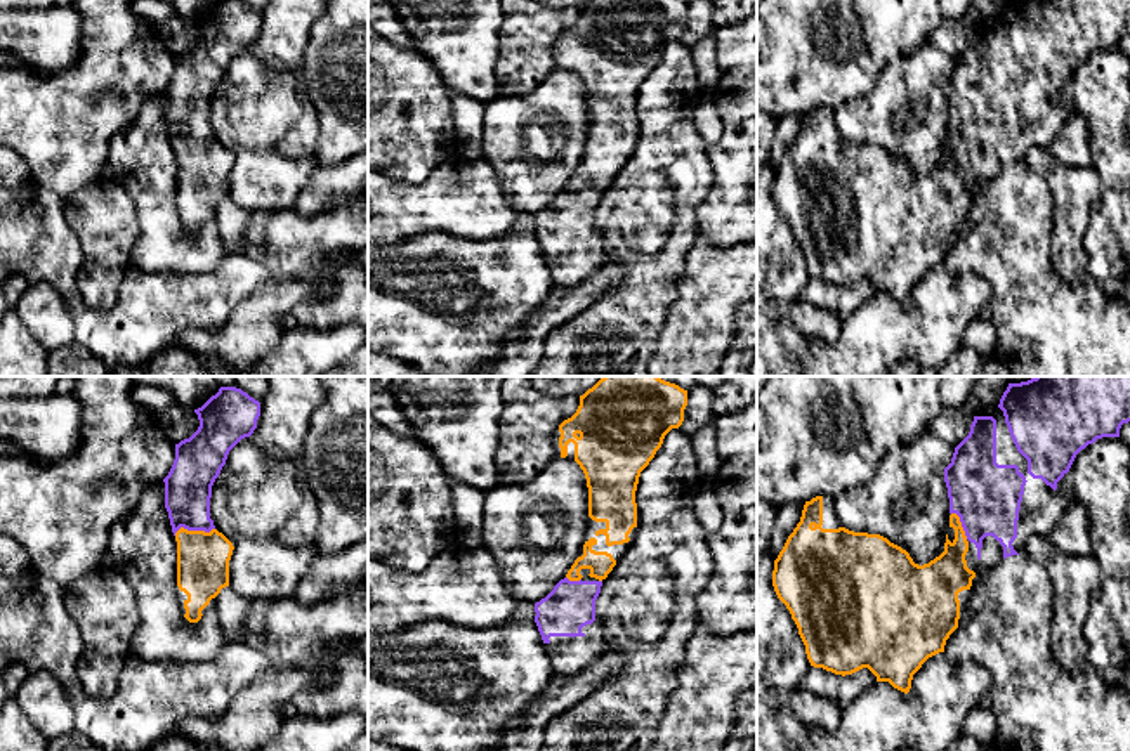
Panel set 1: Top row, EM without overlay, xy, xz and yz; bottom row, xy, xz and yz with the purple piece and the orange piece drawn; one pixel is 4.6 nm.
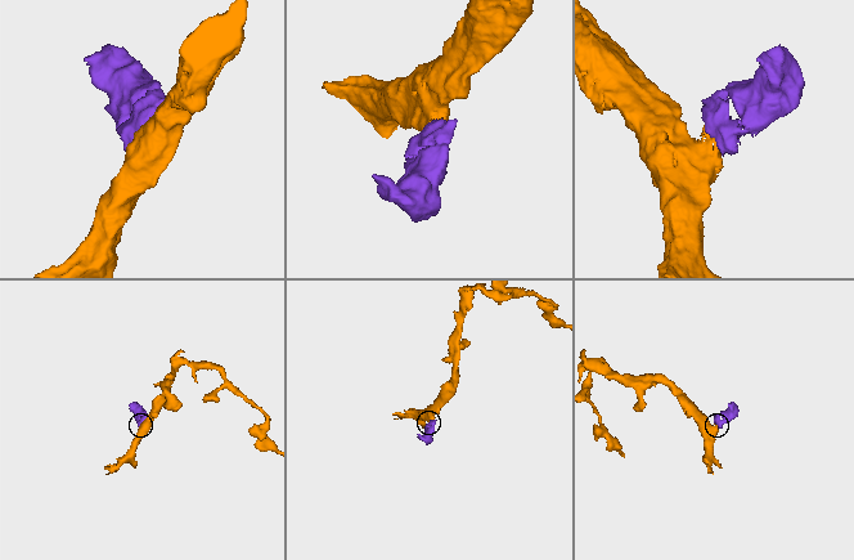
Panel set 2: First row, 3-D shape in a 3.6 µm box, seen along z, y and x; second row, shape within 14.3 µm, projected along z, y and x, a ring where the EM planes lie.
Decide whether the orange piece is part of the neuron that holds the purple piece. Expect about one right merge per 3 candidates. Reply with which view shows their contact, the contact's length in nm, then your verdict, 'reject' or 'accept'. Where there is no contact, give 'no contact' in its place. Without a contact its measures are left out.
xy | 190 nm | accept

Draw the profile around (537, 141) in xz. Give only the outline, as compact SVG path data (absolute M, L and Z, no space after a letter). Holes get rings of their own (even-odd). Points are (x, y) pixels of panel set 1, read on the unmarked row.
M555 69L531 92L496 97L483 113L483 158L496 170L517 213L536 215L566 189L578 170L588 137L588 99L575 71Z

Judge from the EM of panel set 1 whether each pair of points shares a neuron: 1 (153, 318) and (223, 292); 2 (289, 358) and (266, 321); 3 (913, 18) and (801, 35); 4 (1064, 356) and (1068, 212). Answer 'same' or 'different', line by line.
1: same
2: different
3: same
4: different

